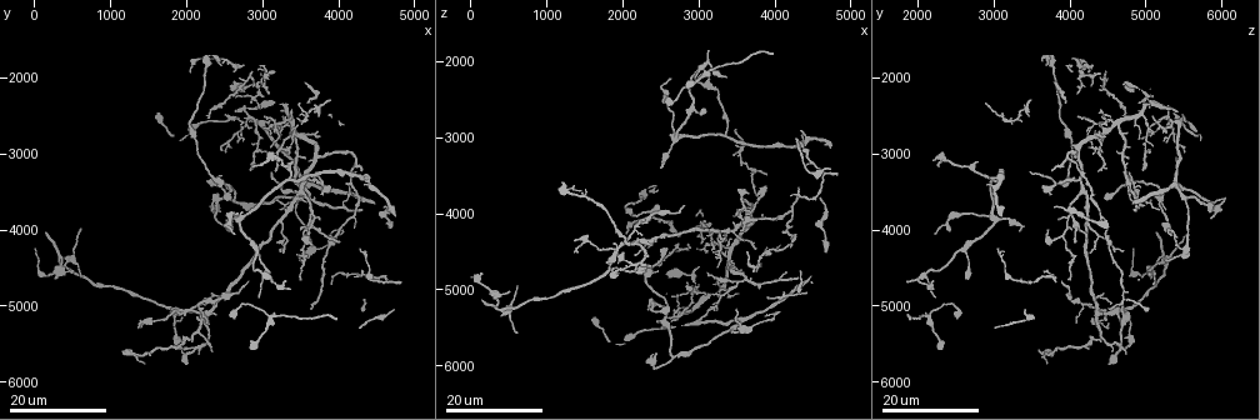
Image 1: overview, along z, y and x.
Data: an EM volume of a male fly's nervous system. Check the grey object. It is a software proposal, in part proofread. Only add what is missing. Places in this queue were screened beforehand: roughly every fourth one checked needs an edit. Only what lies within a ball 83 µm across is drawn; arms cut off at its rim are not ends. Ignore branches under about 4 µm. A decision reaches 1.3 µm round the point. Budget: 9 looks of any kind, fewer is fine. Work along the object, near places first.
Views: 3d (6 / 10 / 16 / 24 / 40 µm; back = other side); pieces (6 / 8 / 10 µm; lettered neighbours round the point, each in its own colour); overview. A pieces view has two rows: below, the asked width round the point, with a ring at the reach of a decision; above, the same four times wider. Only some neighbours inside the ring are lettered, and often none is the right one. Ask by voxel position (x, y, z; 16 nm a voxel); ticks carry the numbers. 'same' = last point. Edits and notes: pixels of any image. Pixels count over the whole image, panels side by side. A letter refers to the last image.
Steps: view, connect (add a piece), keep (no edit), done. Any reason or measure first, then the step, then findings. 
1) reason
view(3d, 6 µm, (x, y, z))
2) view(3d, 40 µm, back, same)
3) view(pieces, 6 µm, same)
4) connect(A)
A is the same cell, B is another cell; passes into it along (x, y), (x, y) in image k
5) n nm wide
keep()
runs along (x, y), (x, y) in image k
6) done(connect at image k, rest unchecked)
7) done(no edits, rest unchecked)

free end
view(3d, 24 µm, (3350, 4750, 2200))

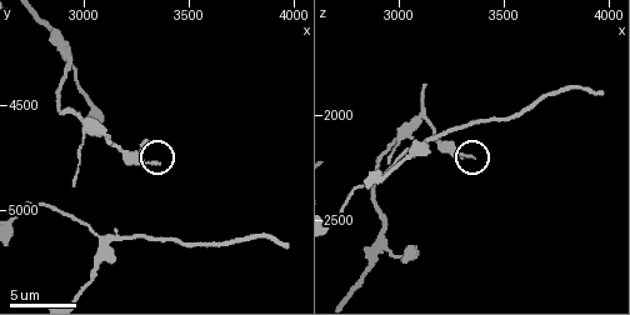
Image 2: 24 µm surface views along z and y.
view(pieces, 10 µm, (3370, 4780, 2200))

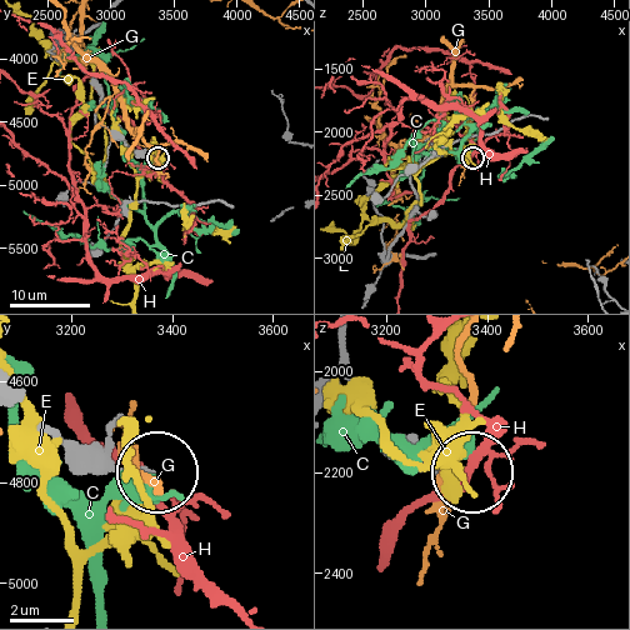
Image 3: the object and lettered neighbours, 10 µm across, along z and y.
keep()
C, E, G and H are other cells; none of them fits

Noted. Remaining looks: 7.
free end
view(3d, 24 µm, (4300, 3200, 3750))

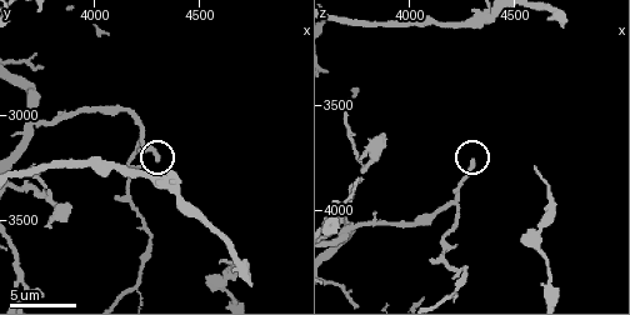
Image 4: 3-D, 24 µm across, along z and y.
view(pieces, 8 µm, (4310, 3210, 3770))

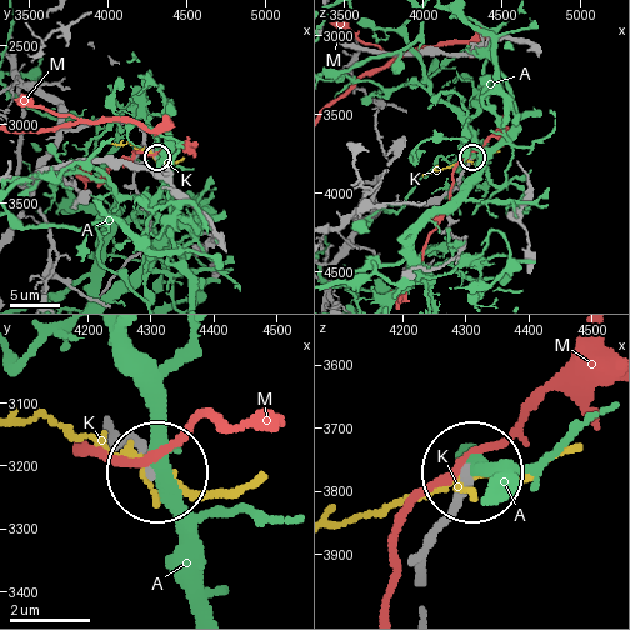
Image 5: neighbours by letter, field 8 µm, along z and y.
keep()
A, K and M are other cells; none of them fits

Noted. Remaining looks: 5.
an open end
view(pieces, 10 µm, (3860, 3450, 3640))

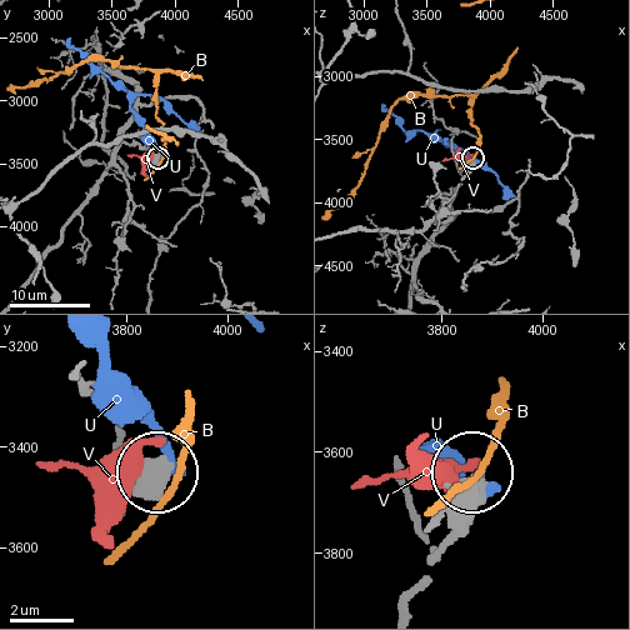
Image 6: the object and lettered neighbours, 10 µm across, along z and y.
680 nm wide
keep()
B, U and V are other cells; no lettered piece goes on from it

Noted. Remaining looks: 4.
view(3d, 16 µm, (3250, 4300, 4300))

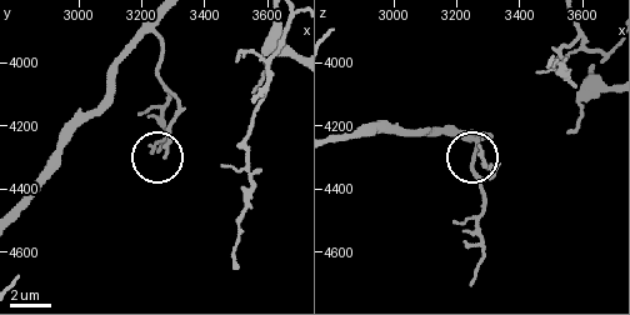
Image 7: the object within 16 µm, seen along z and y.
view(pieces, 6 µm, (3280, 4300, 4270))

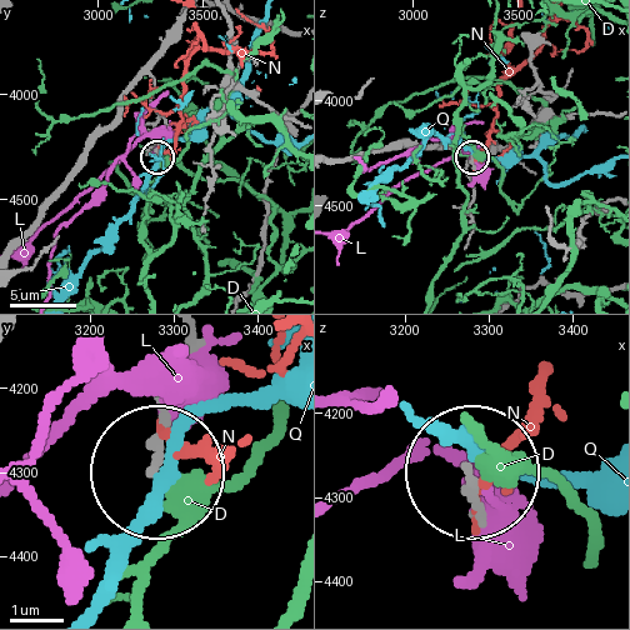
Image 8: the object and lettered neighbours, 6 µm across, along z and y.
keep()
D, L, N and Q are other cells; runs along (190, 338), (155, 468) in image 8; none of them fits

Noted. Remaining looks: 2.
done(no edits, rest unchecked)

